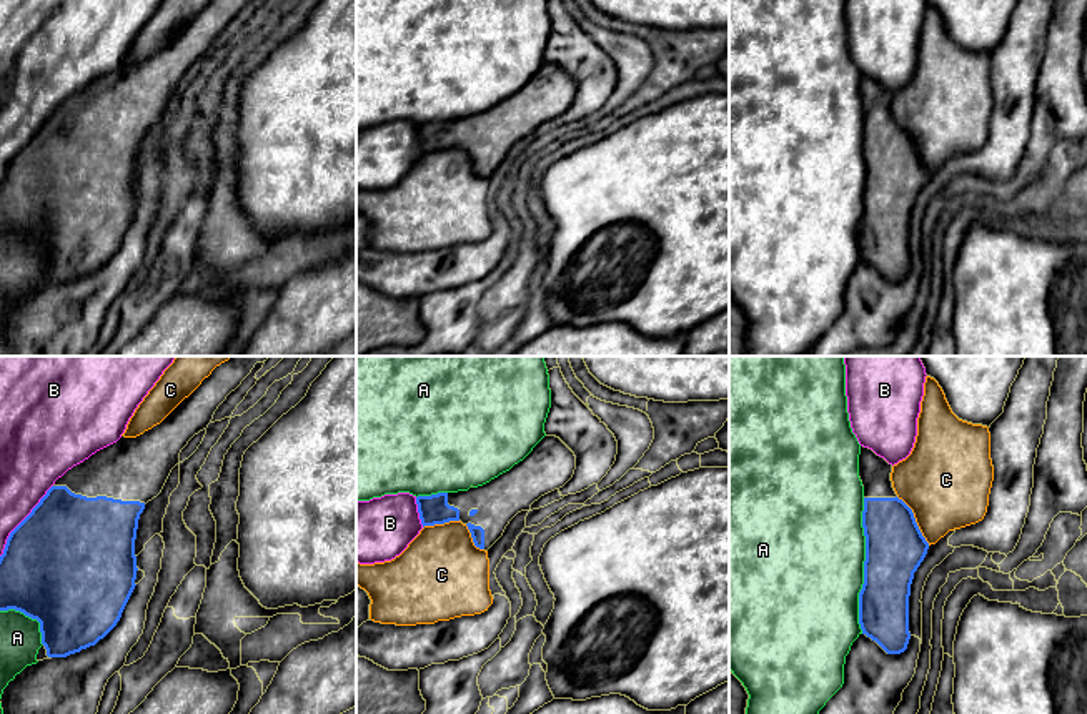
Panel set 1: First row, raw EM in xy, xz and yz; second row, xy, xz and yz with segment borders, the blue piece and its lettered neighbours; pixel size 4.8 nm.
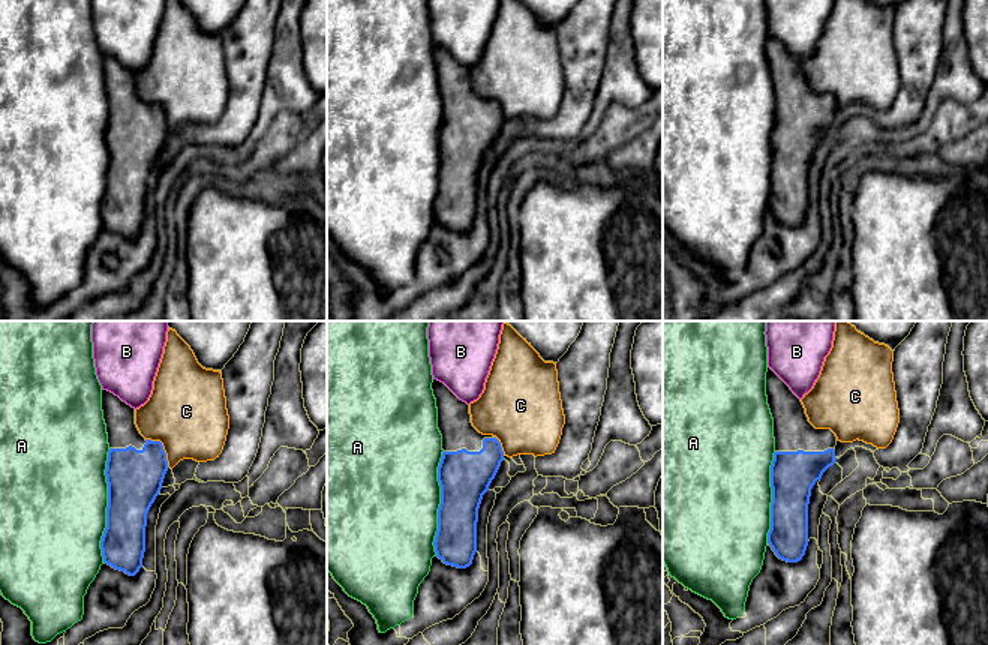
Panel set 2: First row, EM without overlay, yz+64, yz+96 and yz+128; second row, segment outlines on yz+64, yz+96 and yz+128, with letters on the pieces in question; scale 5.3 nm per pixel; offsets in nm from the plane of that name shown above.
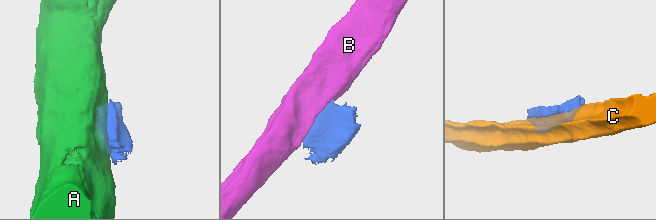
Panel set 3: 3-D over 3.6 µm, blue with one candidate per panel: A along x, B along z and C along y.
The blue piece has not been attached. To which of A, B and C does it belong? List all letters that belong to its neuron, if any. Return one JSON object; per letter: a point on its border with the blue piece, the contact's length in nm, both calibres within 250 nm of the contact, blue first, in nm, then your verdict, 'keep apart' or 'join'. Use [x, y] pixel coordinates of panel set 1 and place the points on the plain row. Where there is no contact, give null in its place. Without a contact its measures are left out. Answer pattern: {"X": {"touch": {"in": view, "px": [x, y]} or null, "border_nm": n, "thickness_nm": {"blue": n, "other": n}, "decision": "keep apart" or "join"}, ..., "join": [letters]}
{"A": {"touch": {"in": "yz", "px": [864, 193]}, "border_nm": 650, "thickness_nm": {"blue": 280, "other": 500}, "decision": "keep apart"}, "B": {"touch": {"in": "xy", "px": [22, 148]}, "border_nm": 440, "thickness_nm": {"blue": 500, "other": 280}, "decision": "keep apart"}, "C": {"touch": {"in": "yz", "px": [914, 147]}, "border_nm": 280, "thickness_nm": {"blue": 280, "other": 440}, "decision": "keep apart"}, "join": []}

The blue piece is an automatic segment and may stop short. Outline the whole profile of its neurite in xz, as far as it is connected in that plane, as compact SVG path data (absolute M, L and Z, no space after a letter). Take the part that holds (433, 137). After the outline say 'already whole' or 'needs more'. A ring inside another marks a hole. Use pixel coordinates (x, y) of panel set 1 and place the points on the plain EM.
M544 63L523 88L483 113L418 123L421 151L461 148L474 173L488 178L518 140L529 138L541 123L563 115L574 97L574 80L559 65Z; needs more

